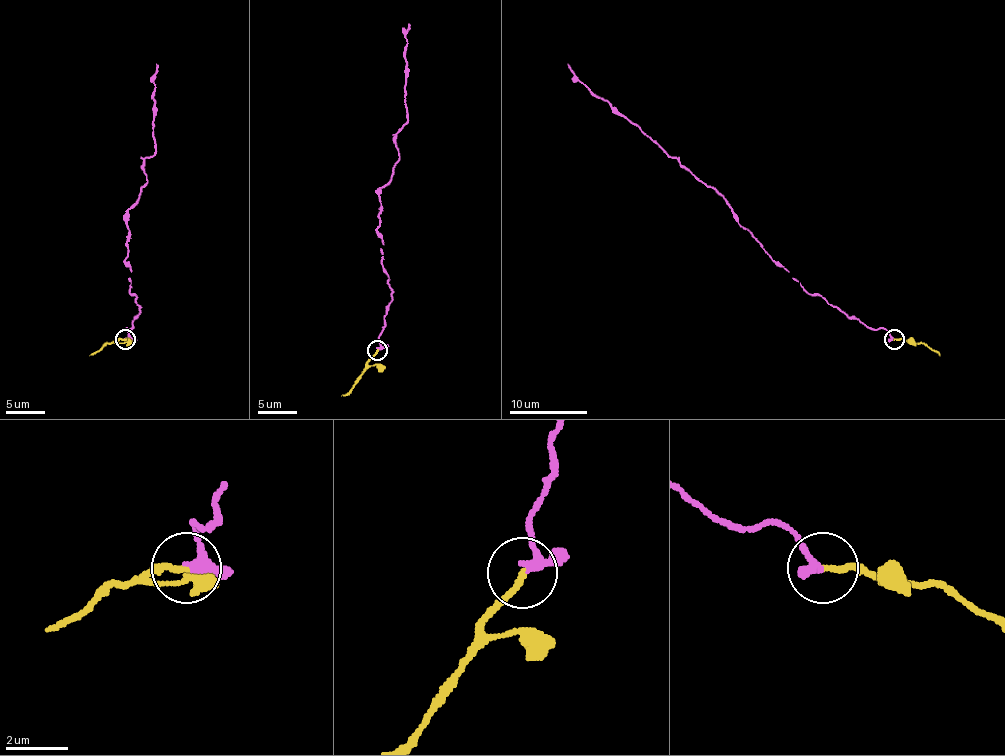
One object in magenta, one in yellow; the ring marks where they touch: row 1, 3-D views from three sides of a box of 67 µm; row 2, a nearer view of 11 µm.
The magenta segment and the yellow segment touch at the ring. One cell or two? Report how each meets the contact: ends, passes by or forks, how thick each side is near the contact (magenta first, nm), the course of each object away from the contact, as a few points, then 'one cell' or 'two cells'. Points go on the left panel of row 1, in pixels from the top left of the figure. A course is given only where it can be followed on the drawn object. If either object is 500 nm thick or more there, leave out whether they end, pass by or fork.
magenta passes by; yellow ends there; 260 nm thick on the magenta side, 200 nm on the other; magenta runs (125, 338), (139, 313), (125, 261), (127, 209), (147, 181), (143, 162), (155, 152), (156, 63); yellow runs (125, 338), (108, 342), (89, 356); one cell

